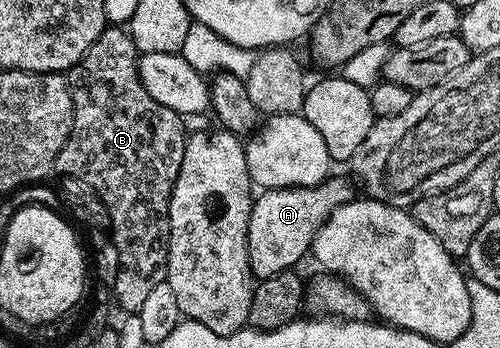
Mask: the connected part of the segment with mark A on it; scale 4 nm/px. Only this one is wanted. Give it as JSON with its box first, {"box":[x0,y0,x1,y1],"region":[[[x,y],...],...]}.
{"box":[247,174,353,281],"region":[[[332,174],[320,184],[308,188],[269,188],[252,199],[247,227],[247,253],[251,274],[256,281],[294,269],[295,263],[310,253],[313,238],[329,214],[353,198],[352,181],[347,180]]]}

